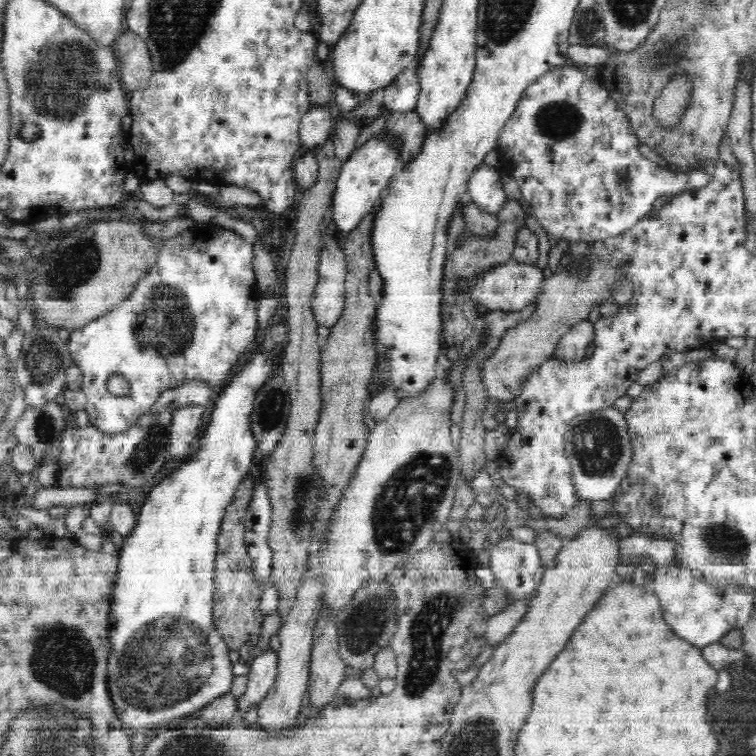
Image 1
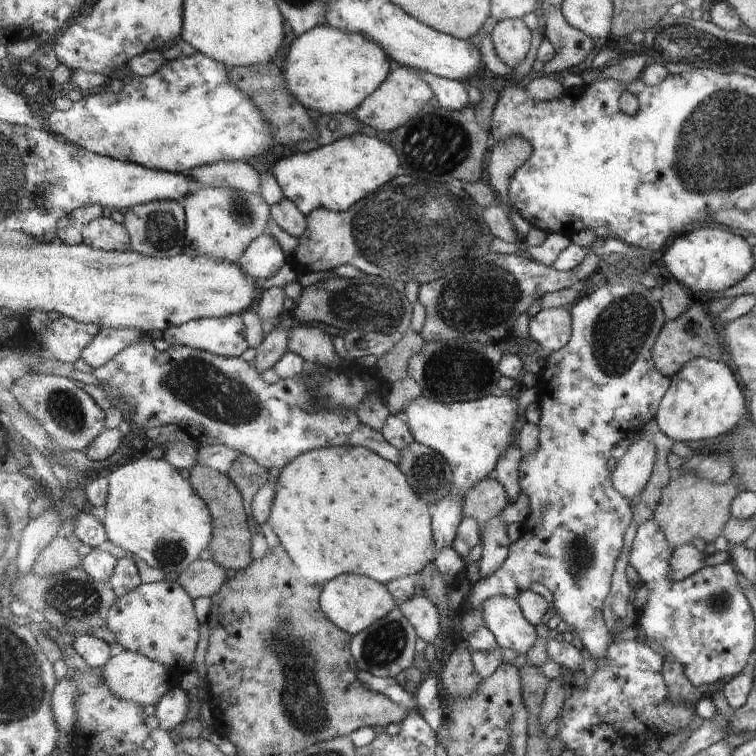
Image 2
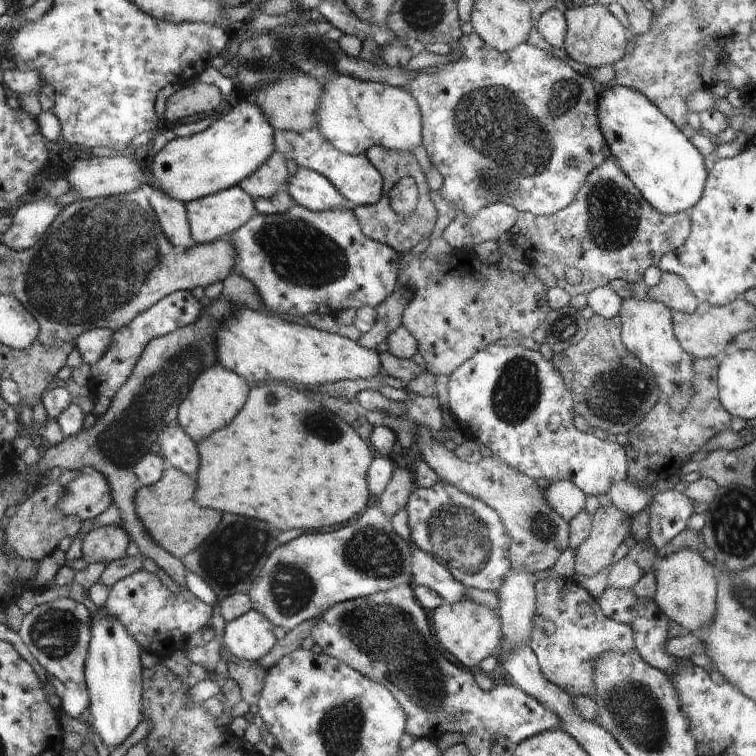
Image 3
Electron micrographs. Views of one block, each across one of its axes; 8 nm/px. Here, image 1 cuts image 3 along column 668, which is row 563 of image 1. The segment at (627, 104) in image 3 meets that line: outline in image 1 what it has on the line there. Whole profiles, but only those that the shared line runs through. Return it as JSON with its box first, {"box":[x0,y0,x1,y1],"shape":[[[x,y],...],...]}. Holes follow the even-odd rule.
{"box":[108,350,274,732],"shape":[[[254,350],[254,354],[248,358],[248,362],[244,364],[244,368],[238,370],[238,374],[230,380],[230,384],[226,384],[226,390],[216,398],[214,402],[214,410],[210,416],[210,424],[206,428],[204,438],[200,440],[200,450],[196,456],[190,456],[188,460],[180,462],[176,466],[176,470],[172,470],[170,474],[162,476],[160,480],[156,480],[156,484],[152,484],[148,488],[146,494],[146,502],[142,506],[138,524],[132,532],[132,536],[126,540],[124,550],[118,552],[118,572],[116,572],[116,580],[114,580],[114,588],[112,588],[112,604],[110,604],[110,618],[108,618],[108,626],[110,626],[110,656],[108,656],[108,682],[110,682],[110,698],[116,710],[116,716],[120,722],[124,722],[124,726],[132,728],[132,732],[142,732],[142,730],[152,730],[154,726],[160,726],[166,720],[178,718],[178,716],[186,716],[192,712],[200,712],[204,706],[212,704],[212,700],[228,694],[232,690],[232,680],[236,678],[232,672],[232,662],[228,658],[228,646],[222,640],[222,636],[218,634],[216,626],[214,626],[214,572],[216,572],[216,554],[218,554],[218,532],[222,528],[222,520],[224,514],[228,510],[228,506],[234,500],[236,488],[240,486],[240,482],[244,480],[244,476],[248,474],[250,466],[254,462],[258,462],[258,444],[252,436],[252,428],[250,428],[250,414],[254,412],[254,400],[258,396],[258,392],[266,386],[266,382],[270,382],[270,378],[274,376],[272,370],[272,362],[270,358],[260,350]]]}

